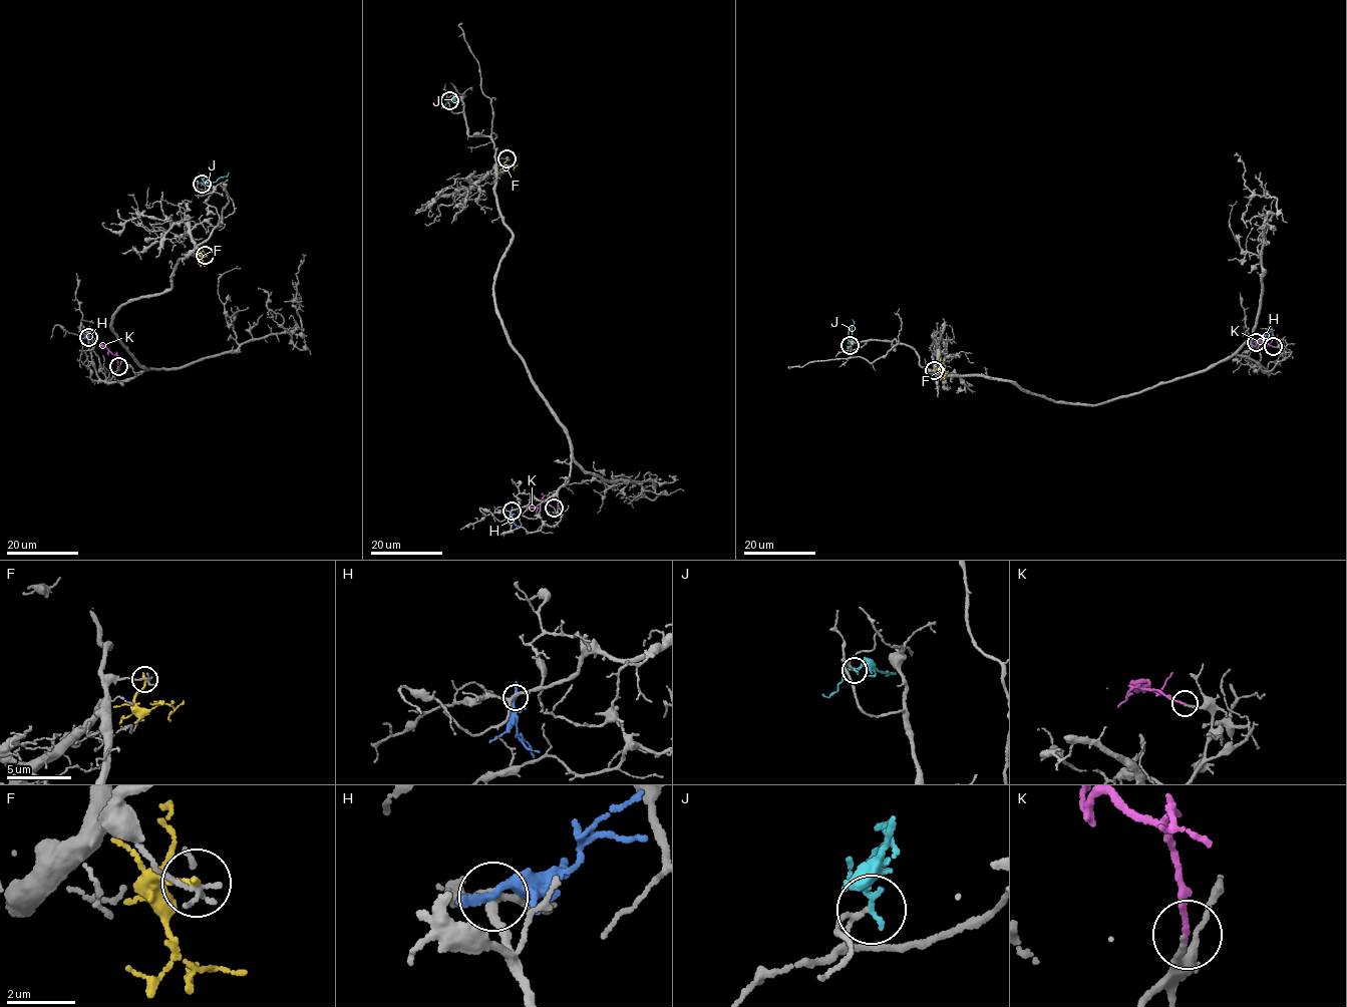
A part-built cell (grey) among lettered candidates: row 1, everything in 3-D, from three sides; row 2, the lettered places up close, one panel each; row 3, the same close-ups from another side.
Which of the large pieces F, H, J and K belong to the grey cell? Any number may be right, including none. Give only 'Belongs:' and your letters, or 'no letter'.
Belongs: K

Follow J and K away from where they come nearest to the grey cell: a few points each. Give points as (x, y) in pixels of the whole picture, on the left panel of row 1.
J: (202, 184), (213, 183), (229, 173)
K: (118, 366), (114, 354), (98, 346)

